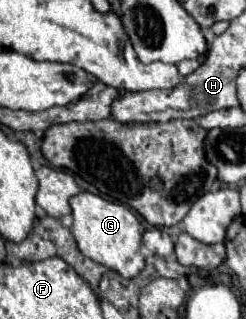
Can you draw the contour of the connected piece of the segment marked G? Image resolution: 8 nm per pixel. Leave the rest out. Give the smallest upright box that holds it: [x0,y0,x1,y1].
[69,191,145,279]

